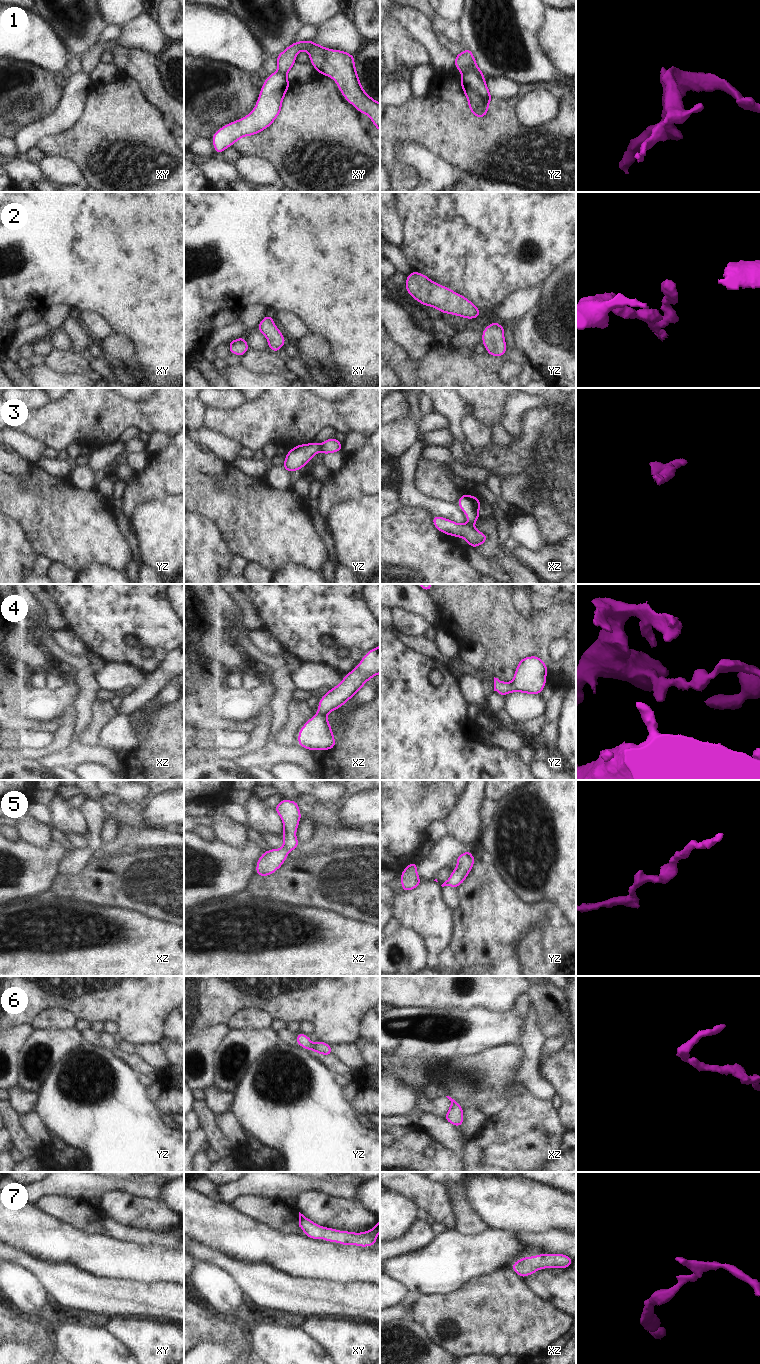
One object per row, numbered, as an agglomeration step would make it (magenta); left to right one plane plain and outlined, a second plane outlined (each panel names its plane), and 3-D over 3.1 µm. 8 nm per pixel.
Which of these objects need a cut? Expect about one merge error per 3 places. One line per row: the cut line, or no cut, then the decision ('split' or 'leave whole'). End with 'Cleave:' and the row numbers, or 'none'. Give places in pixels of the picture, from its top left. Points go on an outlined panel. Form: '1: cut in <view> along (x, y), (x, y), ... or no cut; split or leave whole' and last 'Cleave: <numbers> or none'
1: cut in yz along (462, 75), (473, 71), (483, 76); split
2: no cut; leave whole
3: cut in yz along (320, 445), (321, 451); split
4: no cut; leave whole
5: no cut; leave whole
6: no cut; leave whole
7: no cut; leave whole
Cleave: 1, 3

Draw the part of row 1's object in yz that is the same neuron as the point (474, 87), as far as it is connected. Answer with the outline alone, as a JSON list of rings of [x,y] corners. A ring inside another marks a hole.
[[[472,71],[467,72],[463,75],[460,85],[467,98],[470,112],[475,117],[484,118],[492,100],[484,76],[478,76]]]

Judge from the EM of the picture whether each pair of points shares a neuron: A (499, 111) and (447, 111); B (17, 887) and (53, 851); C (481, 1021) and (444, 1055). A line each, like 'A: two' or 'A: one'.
A: one
B: one
C: one

